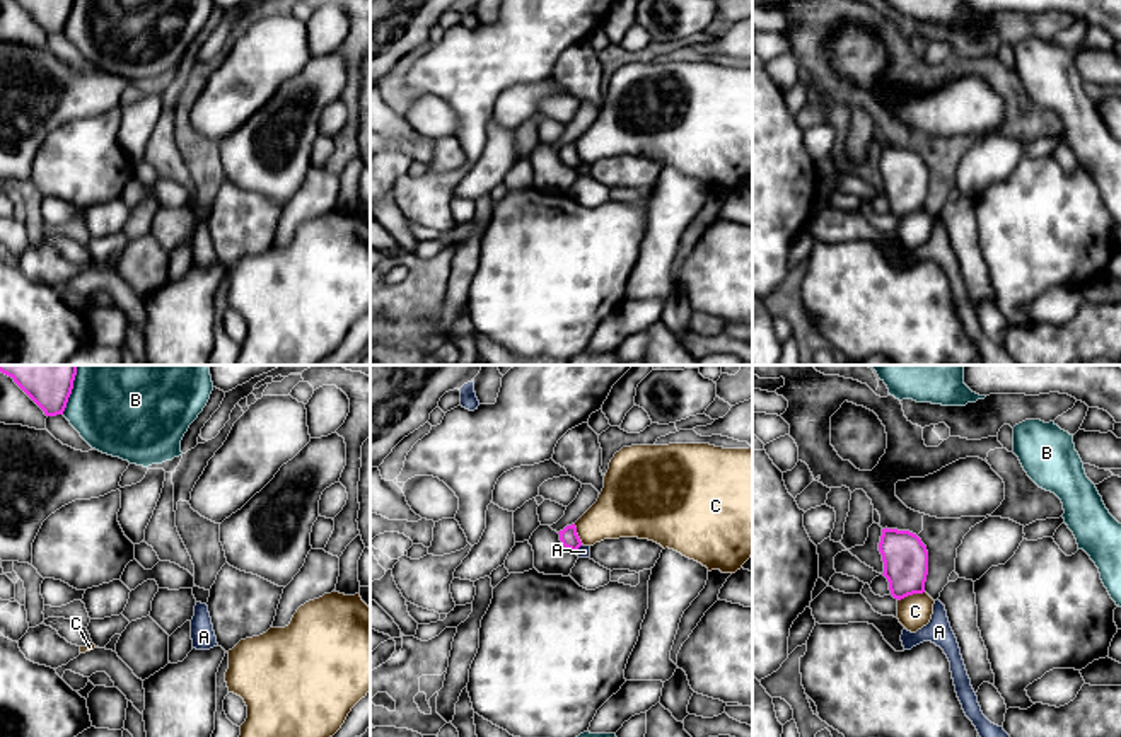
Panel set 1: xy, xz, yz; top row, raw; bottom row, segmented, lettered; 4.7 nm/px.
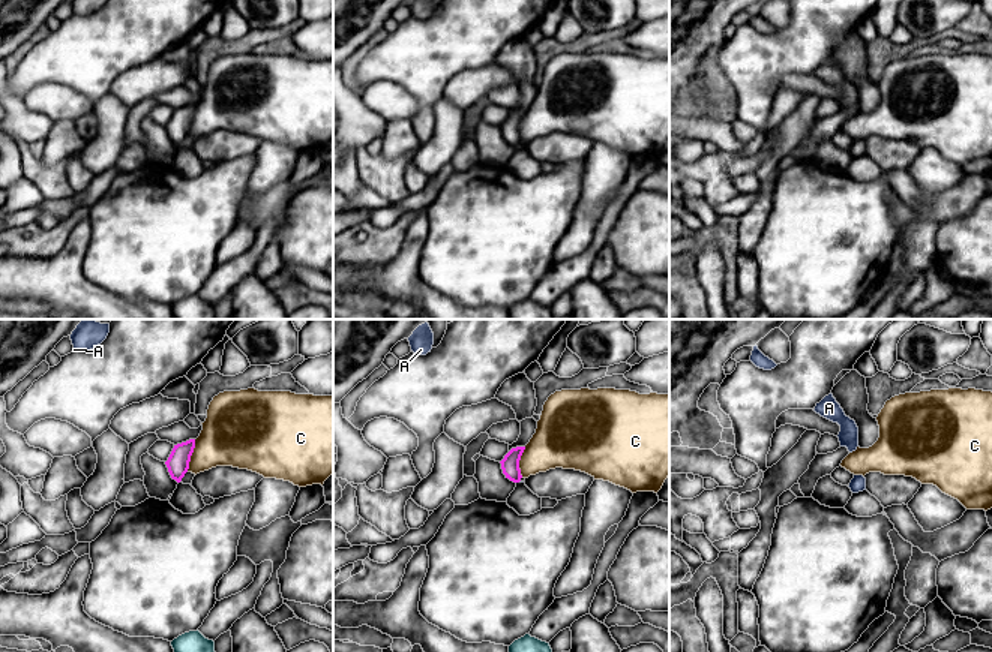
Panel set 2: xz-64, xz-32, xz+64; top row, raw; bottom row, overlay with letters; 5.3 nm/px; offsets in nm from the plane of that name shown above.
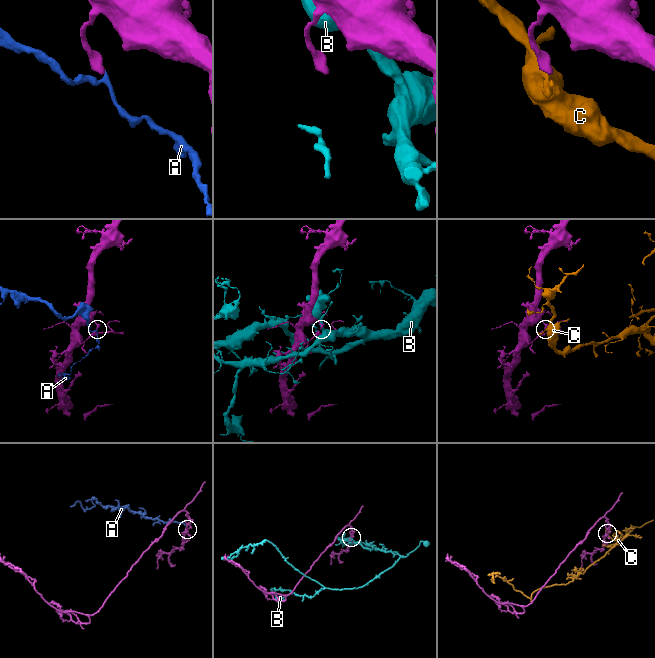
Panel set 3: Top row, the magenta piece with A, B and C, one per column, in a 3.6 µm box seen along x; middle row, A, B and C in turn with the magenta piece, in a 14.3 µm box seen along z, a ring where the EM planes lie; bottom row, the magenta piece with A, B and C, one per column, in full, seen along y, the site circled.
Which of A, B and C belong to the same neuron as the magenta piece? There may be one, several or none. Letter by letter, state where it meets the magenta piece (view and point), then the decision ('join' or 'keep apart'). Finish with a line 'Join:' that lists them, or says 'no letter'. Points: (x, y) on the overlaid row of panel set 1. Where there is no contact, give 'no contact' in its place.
A: xz (579, 546) | keep apart
B: xy (72, 388) | keep apart
C: yz (910, 594) | keep apart
Join: no letter

